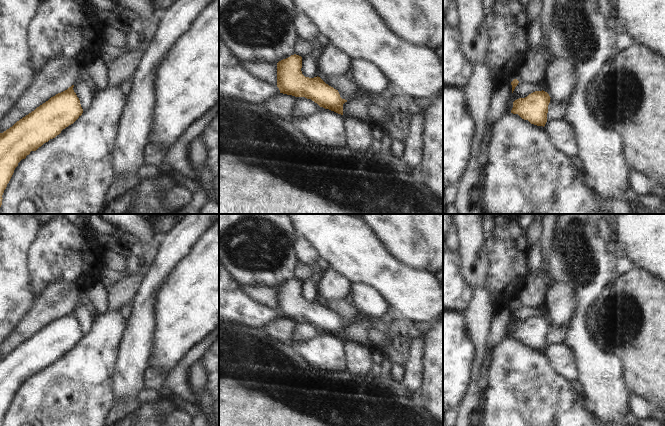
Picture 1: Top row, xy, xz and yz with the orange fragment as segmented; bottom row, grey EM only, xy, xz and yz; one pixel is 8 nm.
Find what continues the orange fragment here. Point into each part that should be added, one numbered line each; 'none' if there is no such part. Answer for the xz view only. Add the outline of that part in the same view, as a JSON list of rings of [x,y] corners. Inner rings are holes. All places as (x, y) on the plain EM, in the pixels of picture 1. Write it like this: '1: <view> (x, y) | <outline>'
none

